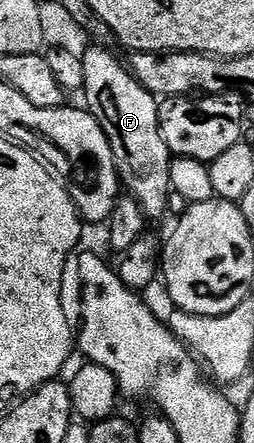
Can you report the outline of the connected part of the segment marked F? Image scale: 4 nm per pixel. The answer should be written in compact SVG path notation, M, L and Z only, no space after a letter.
M90 44L81 56L85 88L84 104L89 113L103 127L107 143L111 143L113 157L117 161L117 176L127 188L128 196L134 197L150 222L169 213L169 162L171 154L159 131L158 98L147 91L133 77L133 71L124 60L116 57L113 49Z

